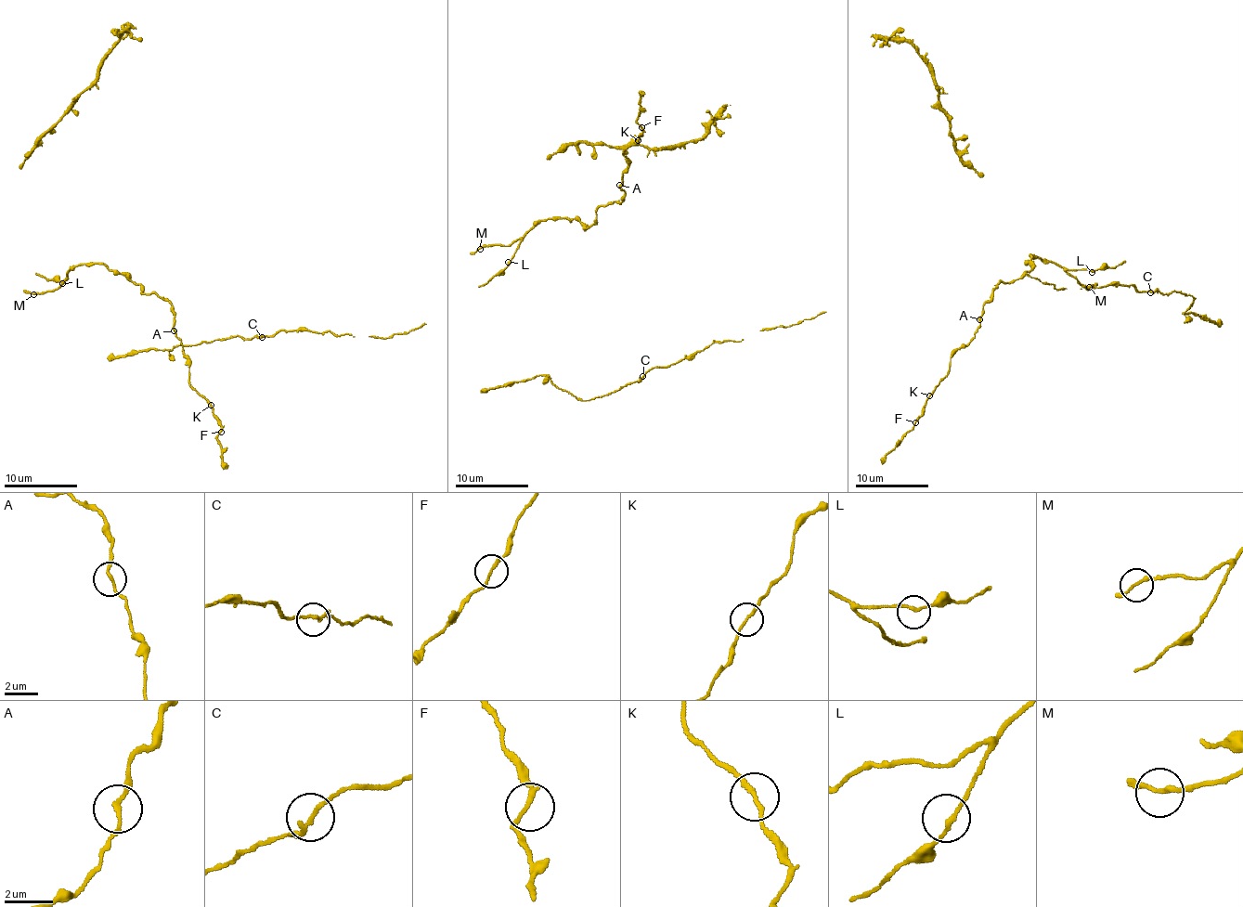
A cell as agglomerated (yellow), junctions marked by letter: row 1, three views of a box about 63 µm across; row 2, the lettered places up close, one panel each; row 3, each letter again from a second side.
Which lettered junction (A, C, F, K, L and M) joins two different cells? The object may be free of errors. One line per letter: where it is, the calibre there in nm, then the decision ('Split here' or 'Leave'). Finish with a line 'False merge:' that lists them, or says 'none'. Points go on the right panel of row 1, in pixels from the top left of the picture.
A: Place: (979, 319). Thickness 150 nm. Leave
C: Place: (1150, 292). Thickness 160 nm. Leave
F: Place: (915, 422). Thickness 170 nm. Leave
K: Place: (929, 395). Thickness 160 nm. Leave
L: Place: (1092, 272). Thickness 160 nm. Leave
M: Place: (1089, 287). Thickness 160 nm. Leave
False merge: none

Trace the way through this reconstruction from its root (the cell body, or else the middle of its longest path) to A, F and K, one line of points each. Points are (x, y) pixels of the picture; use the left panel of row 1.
A: (49, 281), (62, 282), (81, 264), (102, 263), (139, 284), (143, 294), (166, 298), (174, 314), (174, 330)
F: (49, 281), (102, 263), (143, 294), (166, 298), (190, 385), (221, 432)
K: (49, 281), (102, 263), (143, 294), (164, 296), (190, 385), (211, 405)

